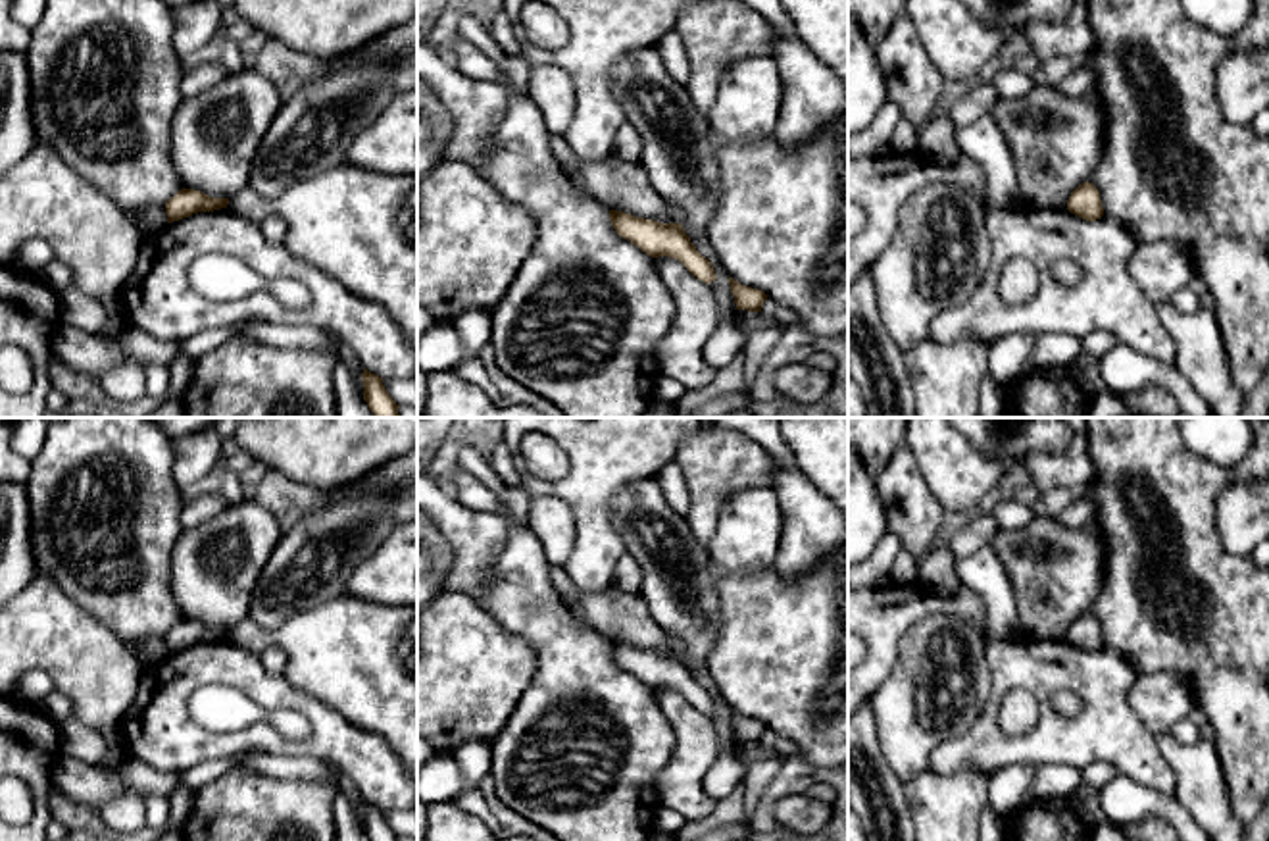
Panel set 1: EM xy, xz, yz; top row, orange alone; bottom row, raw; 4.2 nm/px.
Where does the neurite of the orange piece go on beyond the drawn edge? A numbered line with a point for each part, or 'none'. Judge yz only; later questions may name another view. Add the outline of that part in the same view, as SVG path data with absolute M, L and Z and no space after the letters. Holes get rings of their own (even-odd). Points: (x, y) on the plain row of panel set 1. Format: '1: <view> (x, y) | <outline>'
none

